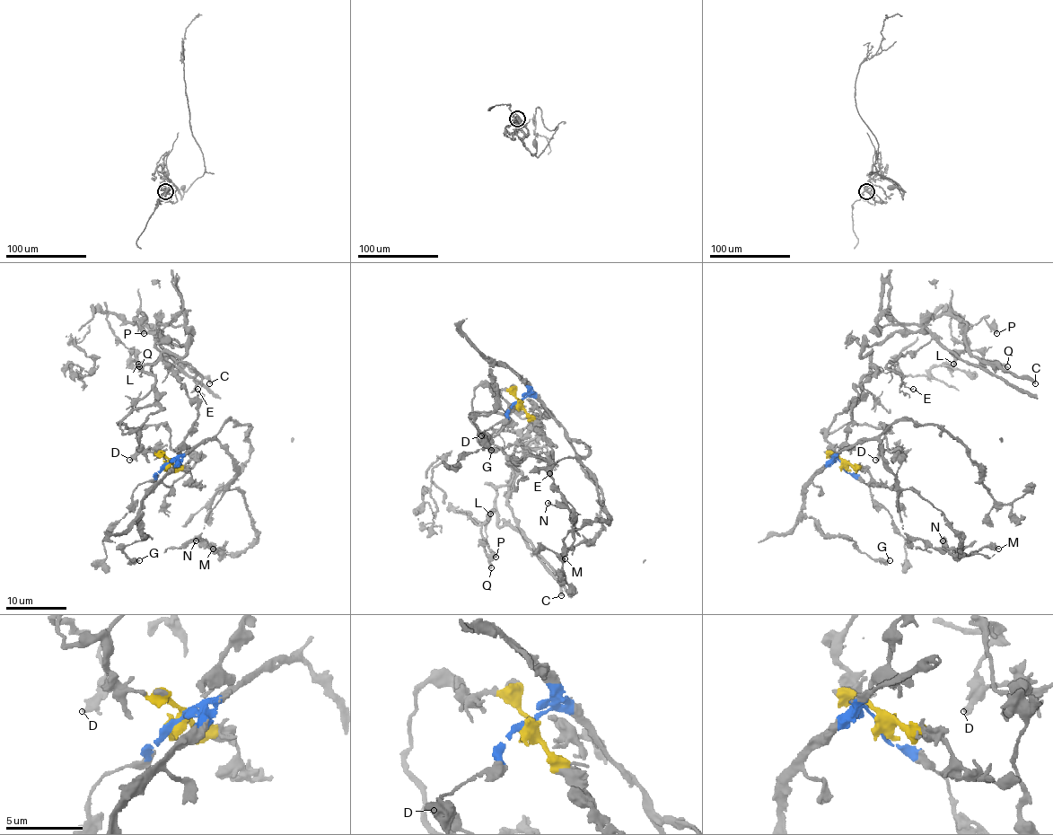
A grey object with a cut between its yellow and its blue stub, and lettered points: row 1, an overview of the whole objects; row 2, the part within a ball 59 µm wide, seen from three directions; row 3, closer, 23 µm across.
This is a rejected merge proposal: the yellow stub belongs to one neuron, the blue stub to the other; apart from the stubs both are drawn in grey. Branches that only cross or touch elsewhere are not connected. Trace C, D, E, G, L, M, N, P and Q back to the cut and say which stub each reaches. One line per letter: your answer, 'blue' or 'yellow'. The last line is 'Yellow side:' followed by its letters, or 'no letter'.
C: yellow
D: yellow
E: yellow
G: blue
L: yellow
M: blue
N: blue
P: yellow
Q: yellow
Yellow side: C, D, E, L, P, Q

